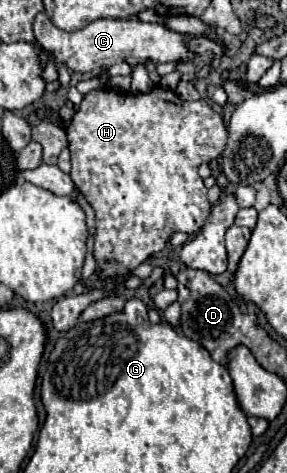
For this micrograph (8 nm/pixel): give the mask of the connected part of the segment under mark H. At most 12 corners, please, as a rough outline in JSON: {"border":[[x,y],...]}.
{"border":[[176,91],[84,95],[68,133],[102,279],[210,215],[222,117]]}

